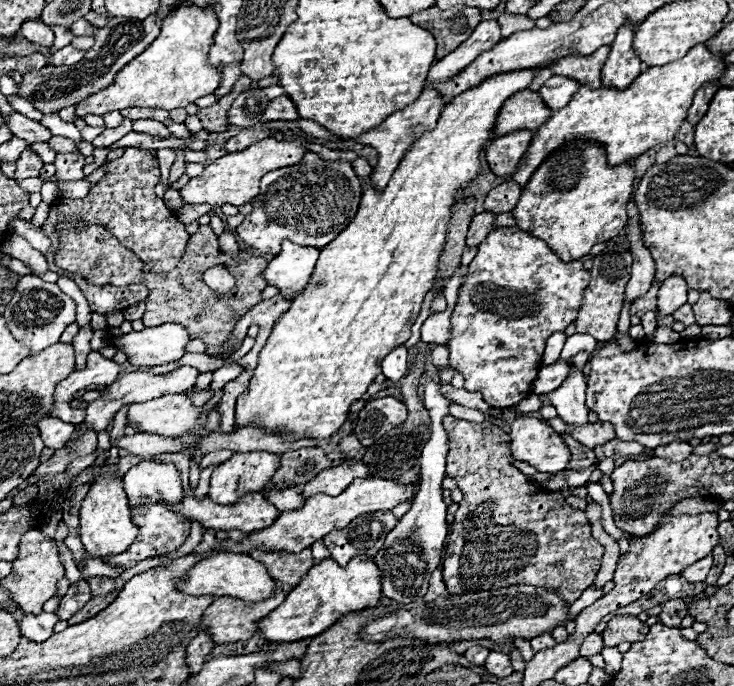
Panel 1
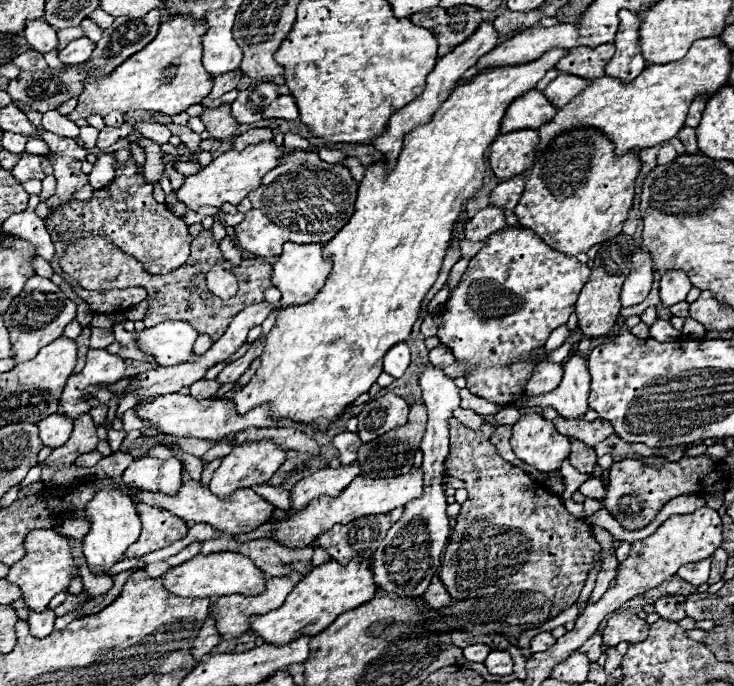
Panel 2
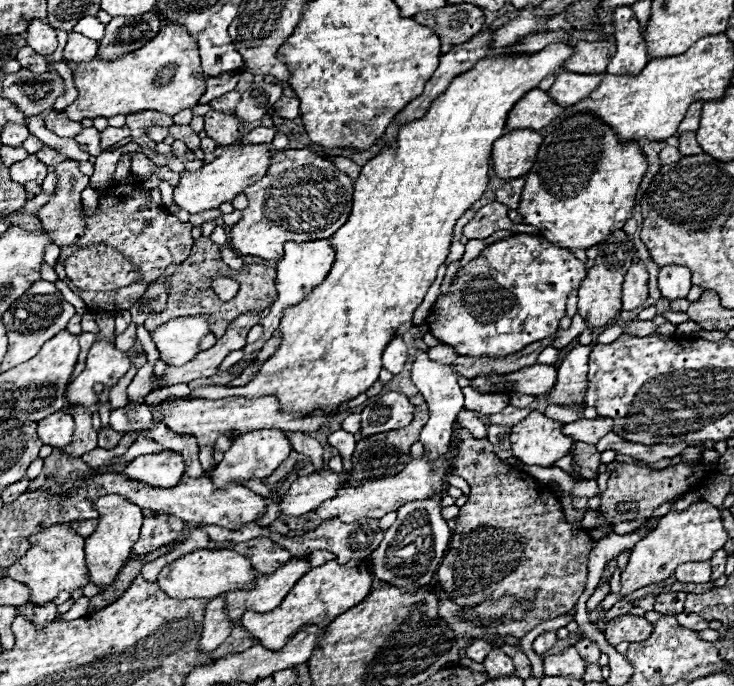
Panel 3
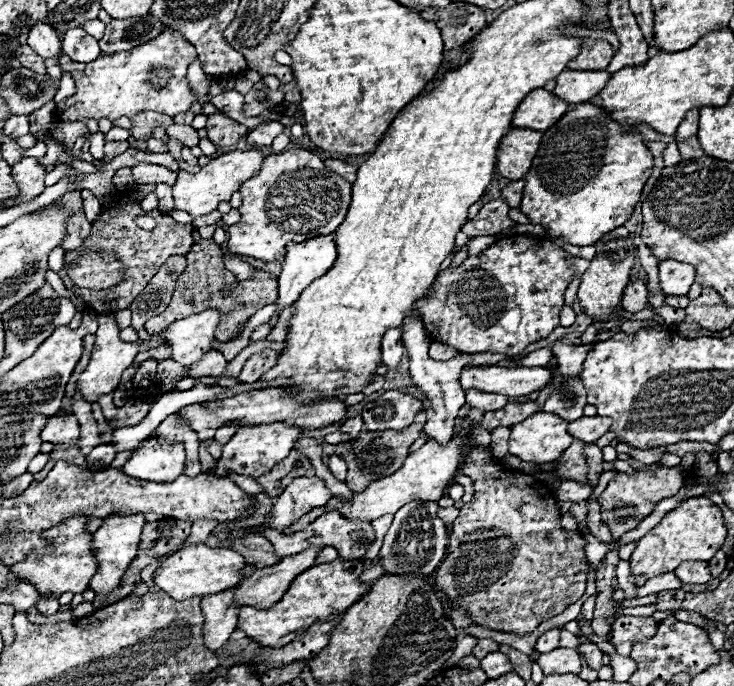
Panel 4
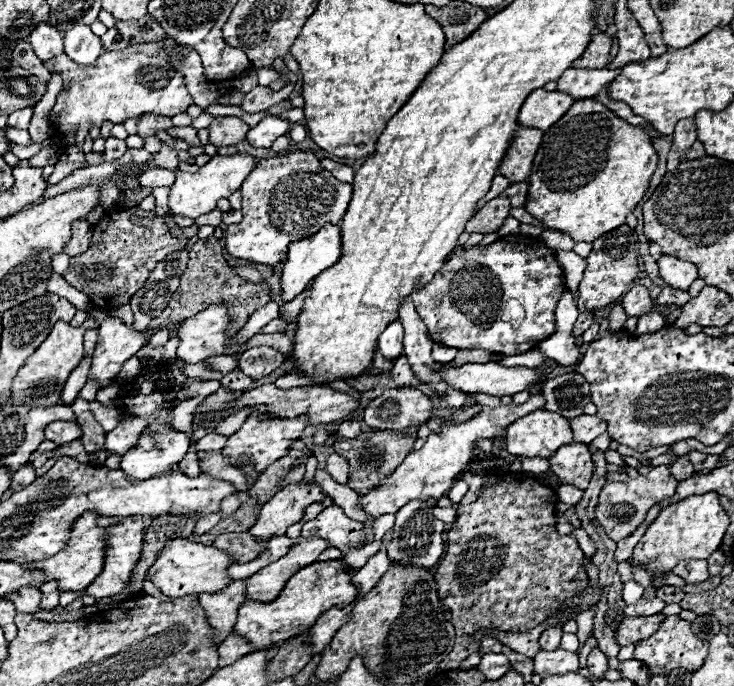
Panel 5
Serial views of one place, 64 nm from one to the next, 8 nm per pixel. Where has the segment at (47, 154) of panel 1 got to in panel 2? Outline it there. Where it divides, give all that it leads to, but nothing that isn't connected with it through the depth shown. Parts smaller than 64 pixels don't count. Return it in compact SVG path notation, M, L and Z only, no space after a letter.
M30 138L30 140L26 142L26 152L32 152L32 154L38 154L38 156L44 156L44 154L48 154L50 150L48 150L48 146L46 146L44 140L40 140L40 138Z

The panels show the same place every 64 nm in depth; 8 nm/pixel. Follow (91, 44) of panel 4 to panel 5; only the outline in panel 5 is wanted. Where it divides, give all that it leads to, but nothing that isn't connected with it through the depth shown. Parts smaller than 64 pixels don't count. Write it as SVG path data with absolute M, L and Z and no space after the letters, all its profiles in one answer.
M76 24L64 34L64 52L74 60L76 64L90 66L96 62L96 58L104 52L100 36L92 34L90 26L86 24Z

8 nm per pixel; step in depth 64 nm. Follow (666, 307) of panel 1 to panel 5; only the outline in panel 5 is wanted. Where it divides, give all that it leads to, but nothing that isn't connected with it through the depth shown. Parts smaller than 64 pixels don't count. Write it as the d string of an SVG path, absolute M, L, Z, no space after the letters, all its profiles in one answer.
M662 254L658 258L658 266L660 266L660 276L672 288L688 290L688 286L698 278L696 264L692 264L688 260L680 260L672 254Z

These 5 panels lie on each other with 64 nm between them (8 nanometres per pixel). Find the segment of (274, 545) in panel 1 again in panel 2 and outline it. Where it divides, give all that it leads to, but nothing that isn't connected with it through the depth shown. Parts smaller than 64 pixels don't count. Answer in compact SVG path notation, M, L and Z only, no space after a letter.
M412 468L408 474L396 476L396 478L354 478L350 482L348 488L344 488L340 492L340 496L336 498L328 498L322 496L318 500L314 500L306 510L296 512L296 514L288 514L286 520L278 522L278 532L272 536L274 542L280 542L288 548L300 548L300 546L308 546L316 534L322 534L324 530L330 530L334 524L348 524L360 516L368 516L368 514L388 514L390 510L408 504L412 498L420 498L420 494L424 494L424 474L422 468Z

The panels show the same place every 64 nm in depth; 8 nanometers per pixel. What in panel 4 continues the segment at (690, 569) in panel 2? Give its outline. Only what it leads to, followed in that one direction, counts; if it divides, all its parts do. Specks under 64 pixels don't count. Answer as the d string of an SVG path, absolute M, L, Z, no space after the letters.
M688 560L688 562L682 562L674 570L674 574L686 584L706 584L710 580L710 566L708 566L708 562Z

